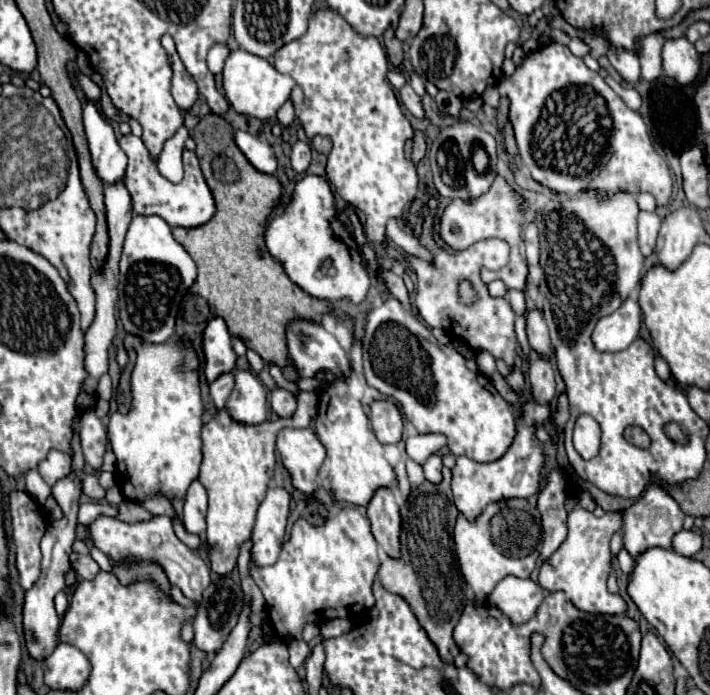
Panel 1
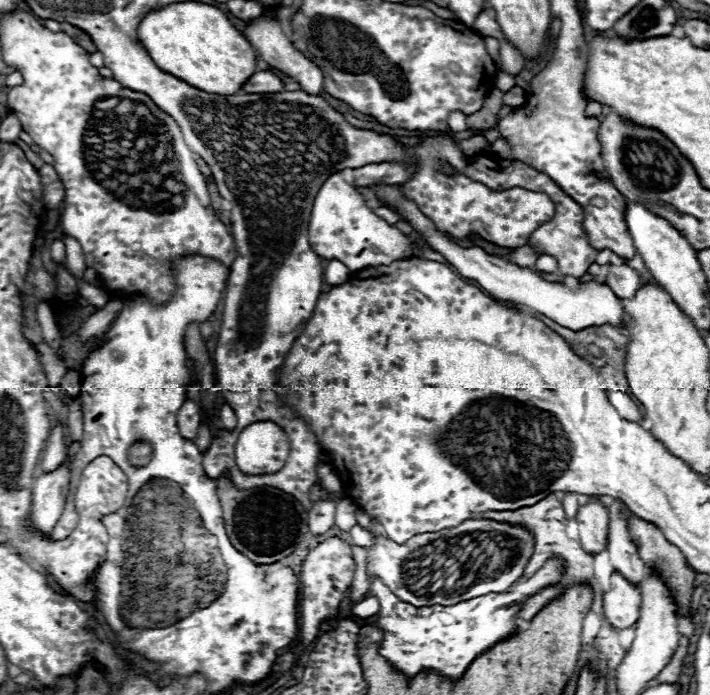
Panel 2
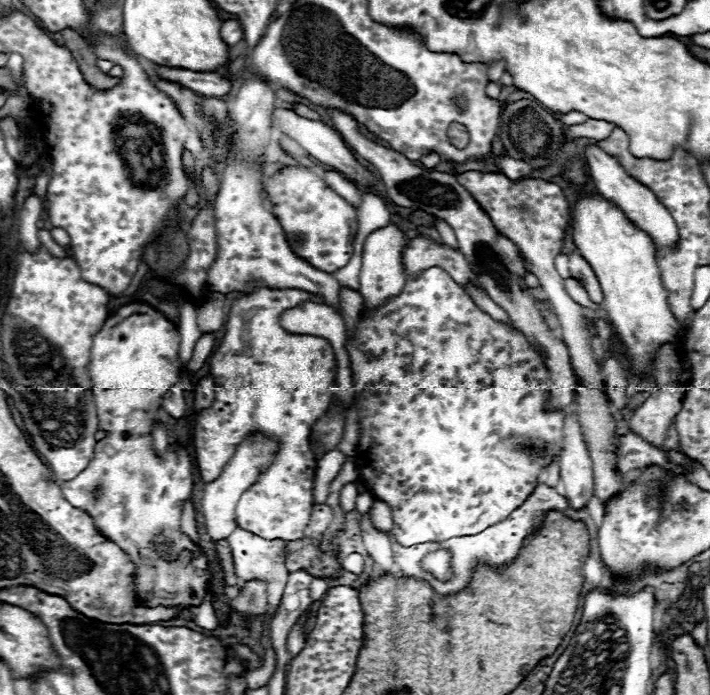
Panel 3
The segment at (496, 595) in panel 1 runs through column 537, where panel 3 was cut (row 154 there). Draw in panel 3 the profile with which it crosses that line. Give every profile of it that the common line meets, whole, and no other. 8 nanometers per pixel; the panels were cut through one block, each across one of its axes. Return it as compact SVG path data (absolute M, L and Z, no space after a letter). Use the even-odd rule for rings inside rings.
M586 144L586 146L584 146L584 160L586 160L588 172L590 172L590 176L592 176L594 186L598 188L598 192L600 192L604 198L612 200L616 206L620 206L622 212L624 212L638 228L642 228L642 230L654 240L656 246L670 246L670 244L674 244L674 242L678 240L678 228L676 228L672 216L668 214L668 210L658 202L658 198L654 196L654 192L648 190L644 184L636 182L636 180L620 166L620 162L618 162L614 156L606 154L606 152L600 150L596 144Z

